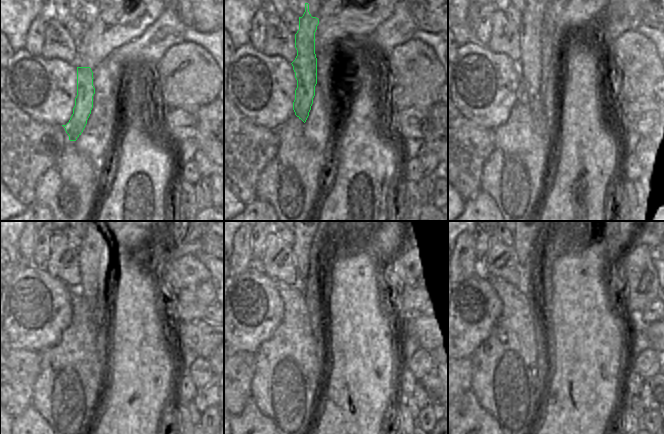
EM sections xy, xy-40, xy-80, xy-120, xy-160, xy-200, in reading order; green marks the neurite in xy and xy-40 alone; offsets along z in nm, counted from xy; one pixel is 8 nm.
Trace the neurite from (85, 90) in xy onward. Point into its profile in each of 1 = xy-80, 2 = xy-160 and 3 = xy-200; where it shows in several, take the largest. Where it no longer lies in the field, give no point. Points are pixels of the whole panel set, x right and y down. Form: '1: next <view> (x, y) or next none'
1: next xy-80 (530, 34)
2: next xy-160 (301, 246)
3: next xy-200 (524, 242)

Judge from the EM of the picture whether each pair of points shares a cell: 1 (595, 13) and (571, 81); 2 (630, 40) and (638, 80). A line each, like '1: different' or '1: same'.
1: different
2: same

